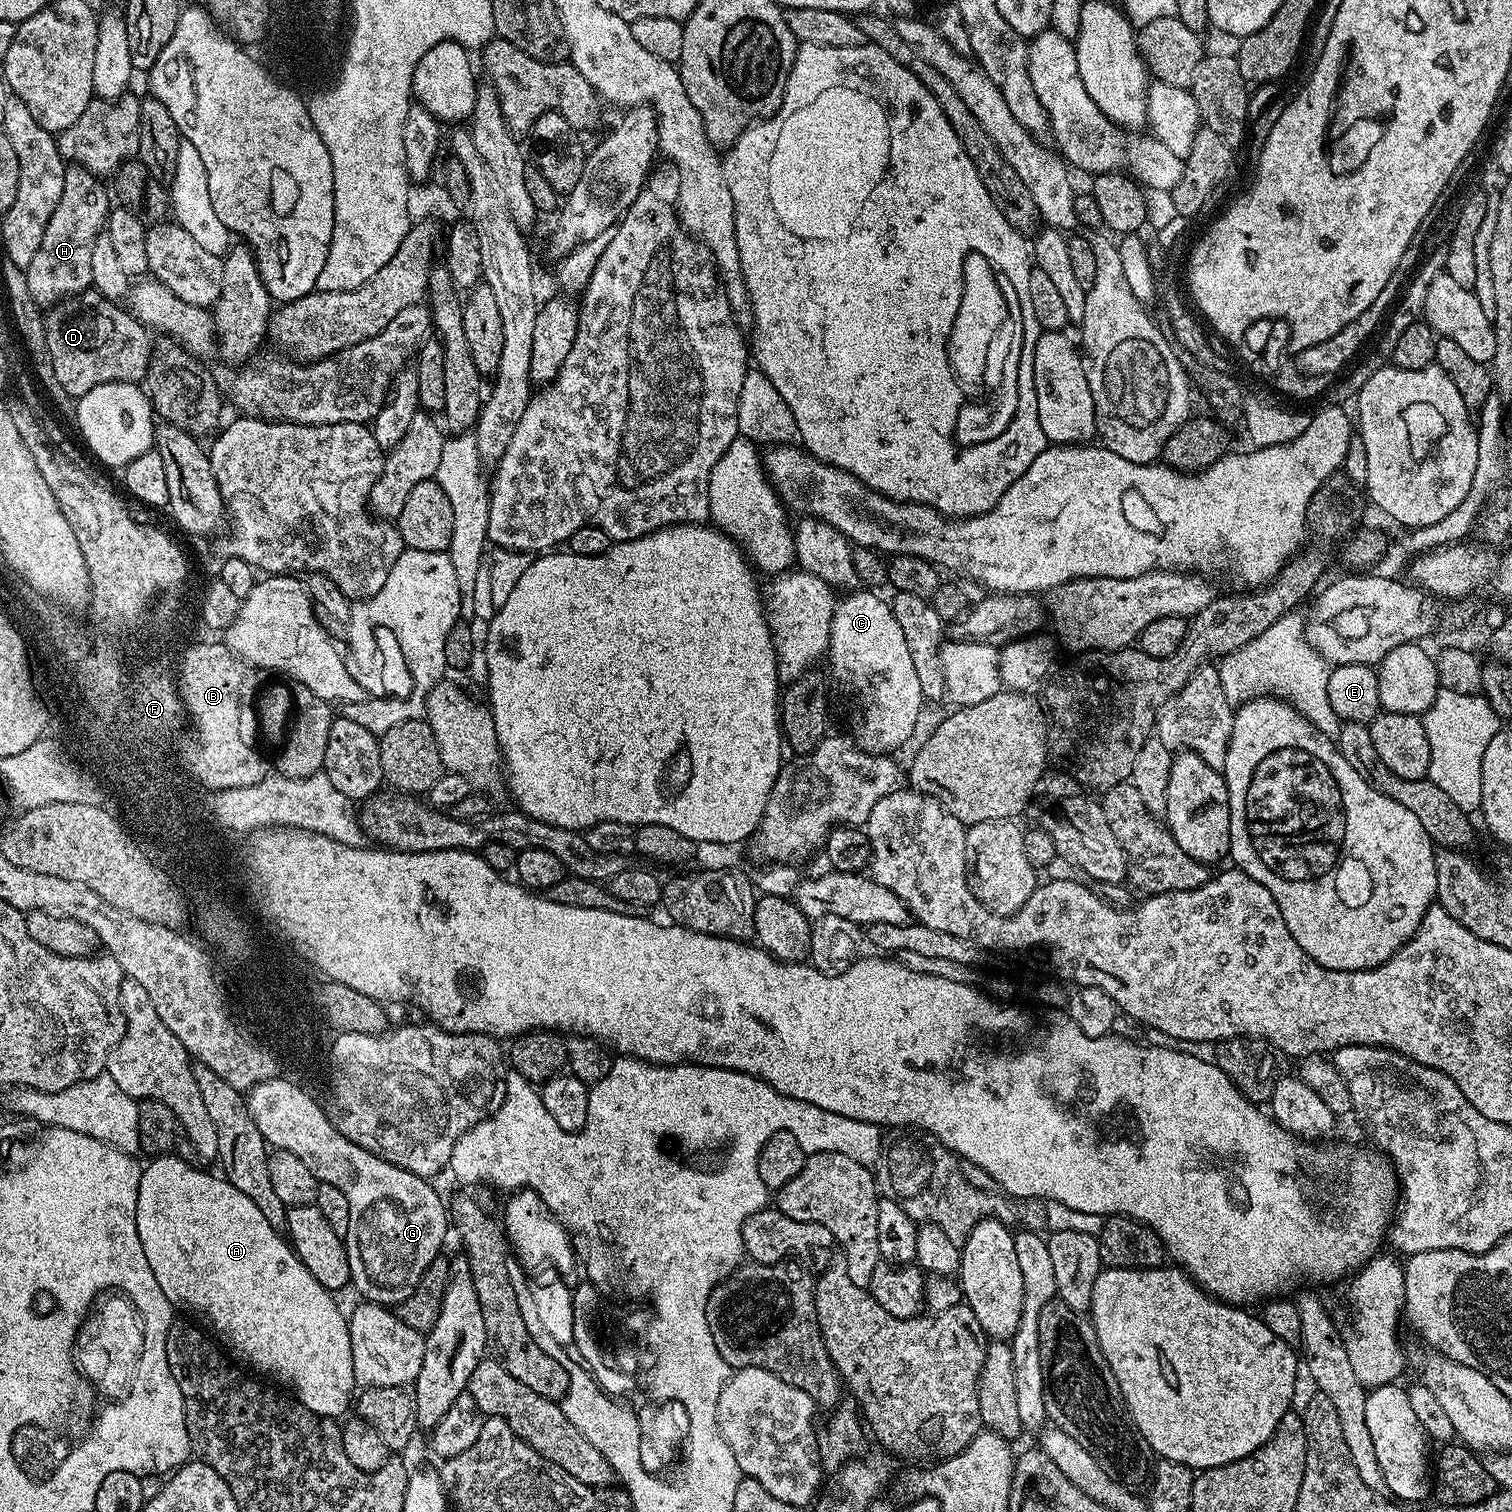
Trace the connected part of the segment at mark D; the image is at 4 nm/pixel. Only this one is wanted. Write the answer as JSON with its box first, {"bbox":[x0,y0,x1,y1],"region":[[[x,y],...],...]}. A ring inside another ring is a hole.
{"bbox":[44,290,154,398],"region":[[[89,290],[71,298],[62,300],[58,304],[53,304],[47,309],[44,317],[47,345],[50,346],[51,361],[54,362],[55,376],[57,376],[59,384],[62,385],[66,393],[73,398],[79,398],[86,394],[86,390],[94,390],[94,386],[102,386],[106,382],[130,382],[131,384],[143,381],[148,374],[148,364],[152,361],[154,355],[154,343],[148,335],[149,329],[141,324],[127,307],[119,308],[121,305],[114,300],[106,299],[103,294],[95,290]]]}

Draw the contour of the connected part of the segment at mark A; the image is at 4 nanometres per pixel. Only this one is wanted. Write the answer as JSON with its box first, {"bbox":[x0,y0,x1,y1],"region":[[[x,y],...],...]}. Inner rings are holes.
{"bbox":[136,1156,358,1418],"region":[[[157,1156],[147,1162],[138,1182],[136,1233],[150,1272],[160,1276],[168,1300],[180,1300],[180,1304],[200,1308],[216,1324],[221,1345],[233,1357],[241,1356],[257,1368],[257,1373],[265,1372],[269,1381],[285,1384],[280,1386],[306,1406],[306,1410],[319,1416],[340,1418],[348,1403],[351,1400],[353,1403],[358,1385],[354,1378],[354,1358],[350,1354],[348,1316],[340,1313],[337,1297],[302,1266],[291,1244],[266,1222],[262,1210],[223,1175],[211,1176],[195,1168],[195,1163],[177,1156]]]}

